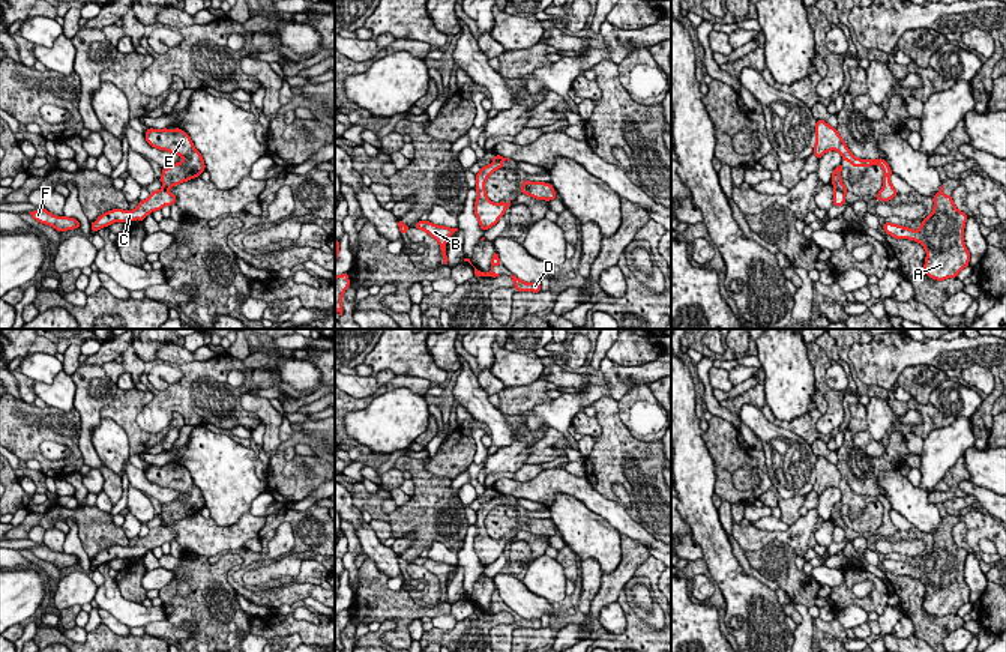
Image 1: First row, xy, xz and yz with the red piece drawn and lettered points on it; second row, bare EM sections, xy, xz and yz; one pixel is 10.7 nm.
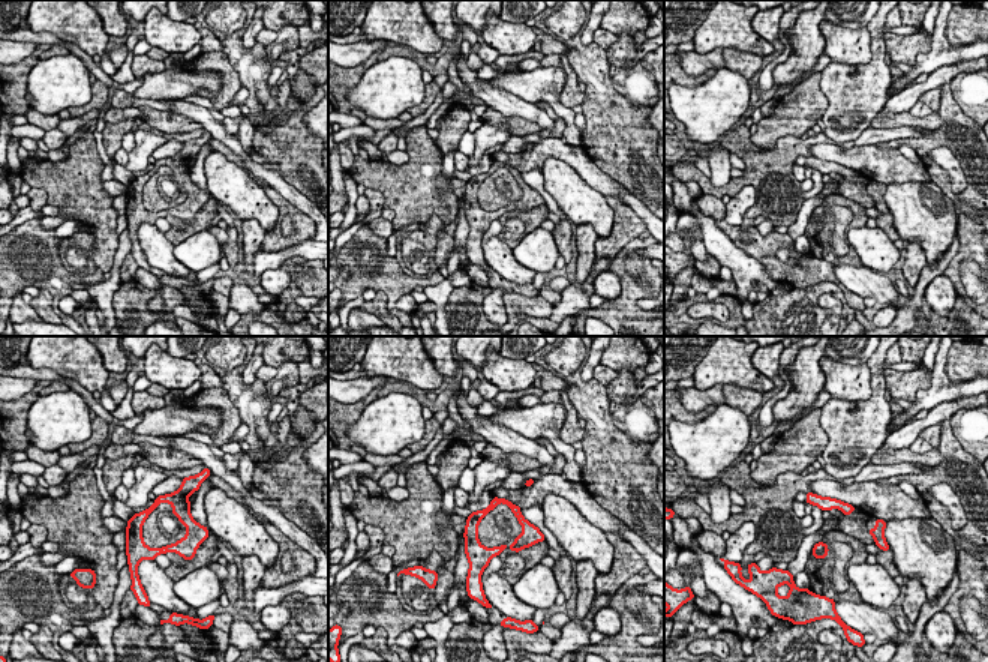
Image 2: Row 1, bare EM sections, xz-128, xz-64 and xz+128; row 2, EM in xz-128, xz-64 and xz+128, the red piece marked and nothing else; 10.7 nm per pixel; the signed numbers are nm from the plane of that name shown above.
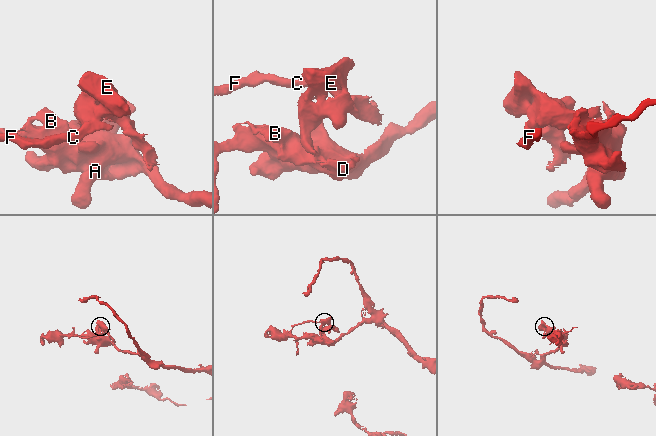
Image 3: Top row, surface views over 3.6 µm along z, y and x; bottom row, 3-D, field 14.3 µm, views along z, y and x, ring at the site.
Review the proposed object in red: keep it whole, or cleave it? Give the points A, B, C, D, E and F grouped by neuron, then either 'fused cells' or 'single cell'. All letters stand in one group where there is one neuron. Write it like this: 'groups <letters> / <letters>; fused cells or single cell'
groups A B C D F / E; fused cells

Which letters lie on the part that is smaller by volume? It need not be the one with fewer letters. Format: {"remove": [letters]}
{"remove": ["E"]}

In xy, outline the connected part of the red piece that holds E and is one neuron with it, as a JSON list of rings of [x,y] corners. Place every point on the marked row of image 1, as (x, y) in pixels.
[[[153,129],[146,132],[146,141],[159,150],[171,152],[183,158],[168,168],[162,168],[162,189],[170,189],[179,183],[198,177],[204,170],[204,159],[194,147],[194,143],[185,131],[176,129]]]

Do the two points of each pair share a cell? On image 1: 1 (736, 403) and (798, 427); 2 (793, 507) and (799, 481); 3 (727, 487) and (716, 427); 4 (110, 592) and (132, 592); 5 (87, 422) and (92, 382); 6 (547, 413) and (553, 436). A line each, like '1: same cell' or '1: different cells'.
1: same cell
2: different cells
3: same cell
4: different cells
5: same cell
6: different cells

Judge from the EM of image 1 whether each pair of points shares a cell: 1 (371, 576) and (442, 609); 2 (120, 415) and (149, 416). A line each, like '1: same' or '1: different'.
1: same
2: different

